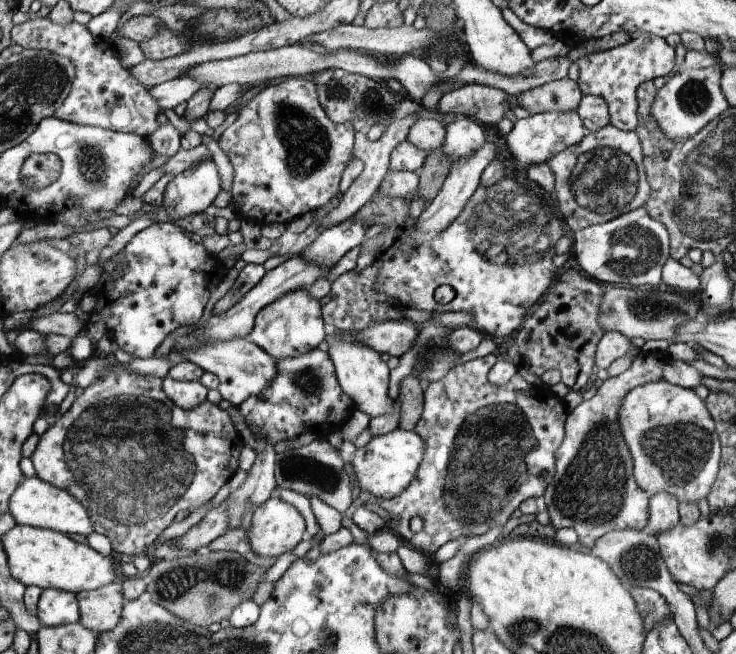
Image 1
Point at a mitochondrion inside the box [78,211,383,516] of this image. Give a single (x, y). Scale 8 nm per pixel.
(294, 467)

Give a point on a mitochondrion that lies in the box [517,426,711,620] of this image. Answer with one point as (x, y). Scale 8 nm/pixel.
(639, 562)

